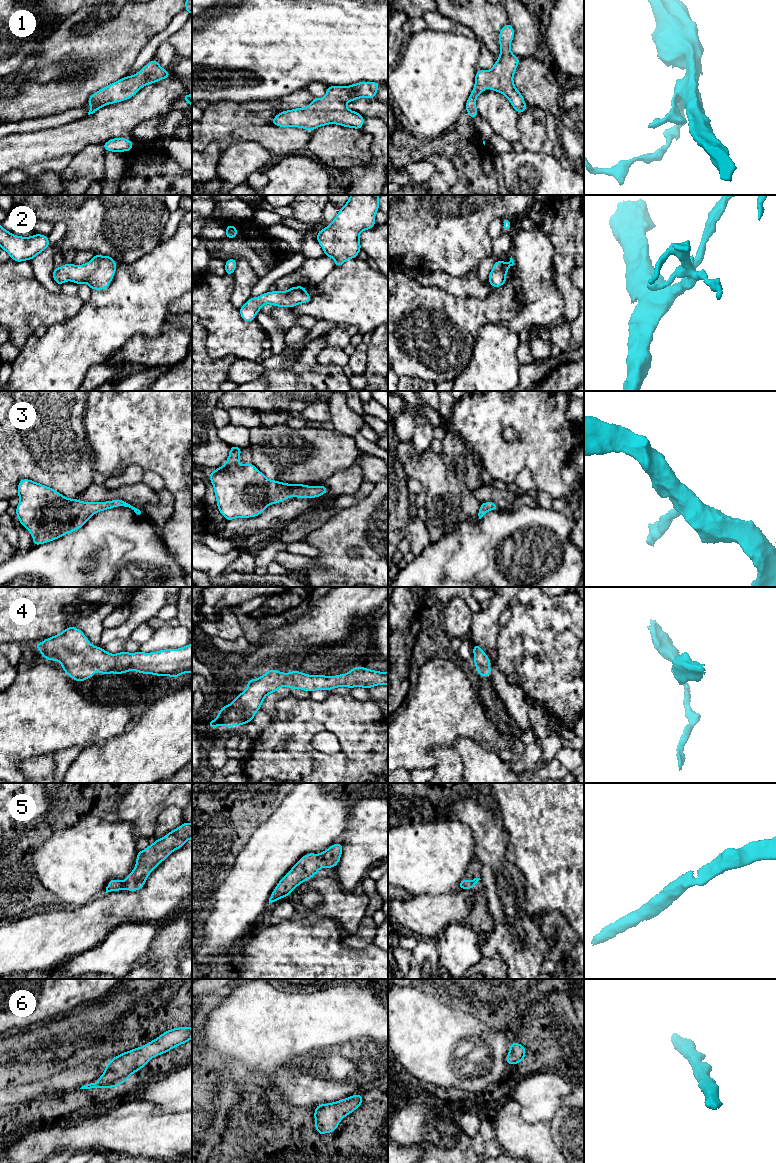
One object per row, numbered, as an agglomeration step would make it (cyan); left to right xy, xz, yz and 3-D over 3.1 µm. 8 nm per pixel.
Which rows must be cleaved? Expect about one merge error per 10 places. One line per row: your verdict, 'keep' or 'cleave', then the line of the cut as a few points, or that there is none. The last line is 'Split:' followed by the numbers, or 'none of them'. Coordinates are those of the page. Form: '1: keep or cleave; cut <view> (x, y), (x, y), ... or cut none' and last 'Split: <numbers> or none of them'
1: keep; cut none
2: keep; cut none
3: keep; cut none
4: keep; cut none
5: keep; cut none
6: keep; cut none
Split: none of them

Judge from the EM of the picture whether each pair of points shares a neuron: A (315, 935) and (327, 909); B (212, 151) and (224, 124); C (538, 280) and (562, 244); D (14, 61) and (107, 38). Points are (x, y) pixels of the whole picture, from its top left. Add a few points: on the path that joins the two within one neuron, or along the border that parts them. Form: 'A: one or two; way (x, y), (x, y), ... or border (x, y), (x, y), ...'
A: two; border (319, 918), (332, 918), (335, 920)
B: one; way (214, 144), (218, 140), (218, 131)
C: two; border (548, 236), (554, 249), (553, 263)
D: two; border (50, 35), (38, 44), (37, 55)

